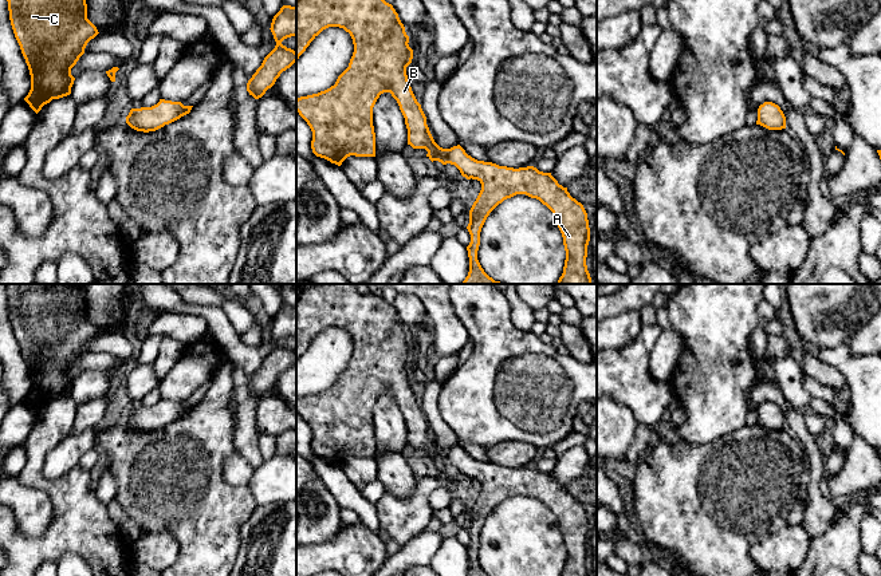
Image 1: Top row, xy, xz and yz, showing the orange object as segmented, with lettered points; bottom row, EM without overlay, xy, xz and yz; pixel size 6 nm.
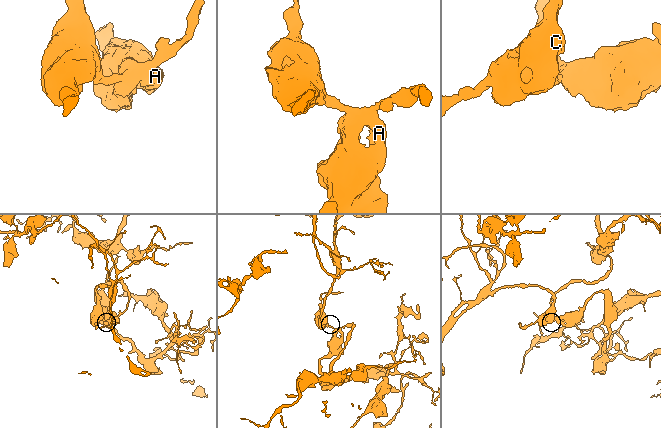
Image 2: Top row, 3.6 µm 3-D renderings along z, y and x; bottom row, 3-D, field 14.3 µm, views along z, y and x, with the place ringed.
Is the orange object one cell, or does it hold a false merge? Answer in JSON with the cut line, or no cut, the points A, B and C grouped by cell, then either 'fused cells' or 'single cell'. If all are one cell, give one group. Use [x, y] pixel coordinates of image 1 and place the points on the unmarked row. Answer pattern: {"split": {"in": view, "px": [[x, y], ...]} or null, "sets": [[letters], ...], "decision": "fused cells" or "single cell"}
{"split": null, "sets": [["A", "B", "C"]], "decision": "single cell"}

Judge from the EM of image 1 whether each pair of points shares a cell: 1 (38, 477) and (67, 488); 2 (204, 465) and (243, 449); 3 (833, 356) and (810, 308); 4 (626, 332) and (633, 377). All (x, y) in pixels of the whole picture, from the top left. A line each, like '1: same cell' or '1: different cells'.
1: same cell
2: different cells
3: different cells
4: different cells

